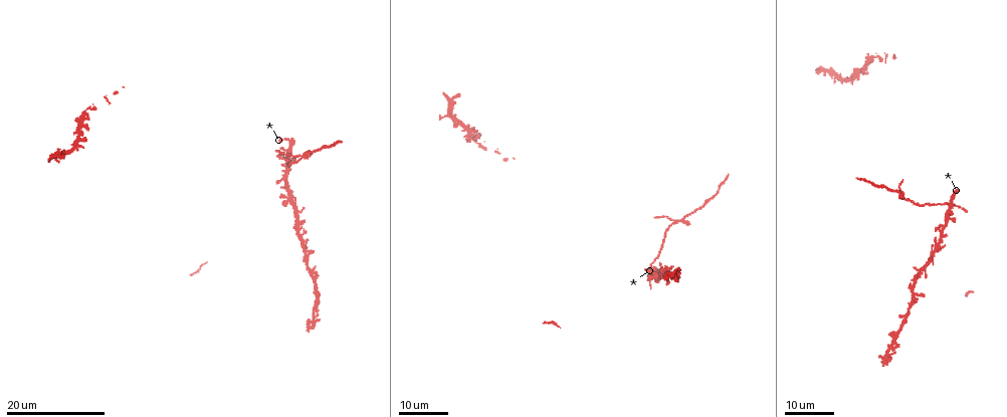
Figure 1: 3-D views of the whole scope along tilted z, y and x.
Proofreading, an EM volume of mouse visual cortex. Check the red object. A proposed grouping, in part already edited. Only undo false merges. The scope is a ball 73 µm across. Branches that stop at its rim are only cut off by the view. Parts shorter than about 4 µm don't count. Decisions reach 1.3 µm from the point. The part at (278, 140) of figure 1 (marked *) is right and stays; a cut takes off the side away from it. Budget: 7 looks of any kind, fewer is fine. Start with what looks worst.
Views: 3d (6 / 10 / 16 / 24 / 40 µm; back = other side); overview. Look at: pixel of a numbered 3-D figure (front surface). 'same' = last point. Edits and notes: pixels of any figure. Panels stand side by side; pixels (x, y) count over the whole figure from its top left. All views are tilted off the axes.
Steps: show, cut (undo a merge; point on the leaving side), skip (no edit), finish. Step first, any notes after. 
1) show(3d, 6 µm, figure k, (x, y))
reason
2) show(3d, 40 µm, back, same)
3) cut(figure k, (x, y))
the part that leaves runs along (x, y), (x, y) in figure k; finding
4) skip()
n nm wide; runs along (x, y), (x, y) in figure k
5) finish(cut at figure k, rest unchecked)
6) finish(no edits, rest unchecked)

show(3d, 16 µm, figure 1, (301, 156))
four or more arms meet

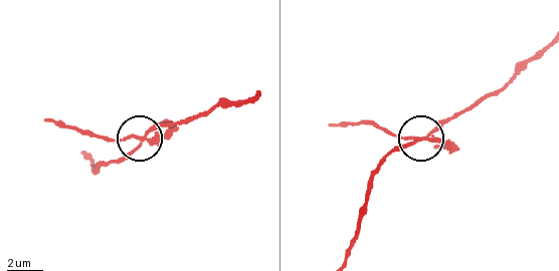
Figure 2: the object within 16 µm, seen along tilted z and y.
show(3d, 6 µm, figure 2, (141, 136))

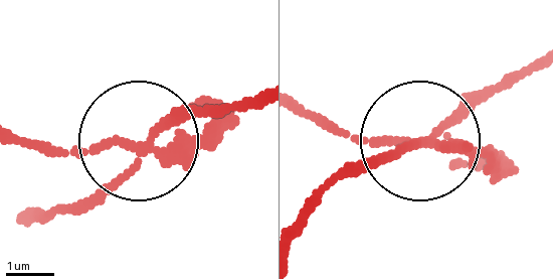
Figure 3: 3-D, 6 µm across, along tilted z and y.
cut(figure 3, (212, 129))
the part that leaves runs along (143, 148), (14, 133) in figure 3; two neurons meet here

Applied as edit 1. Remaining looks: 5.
show(3d, 16 µm, figure 1, (288, 200))
four or more arms meet

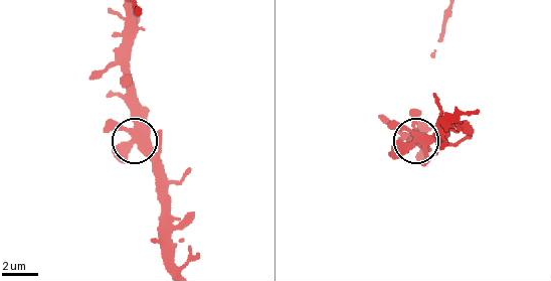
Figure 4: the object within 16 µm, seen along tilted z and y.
show(3d, 10 µm, figure 4, (134, 144))

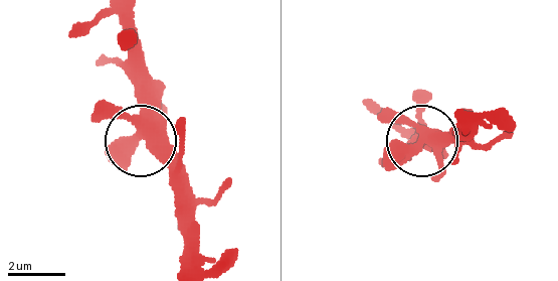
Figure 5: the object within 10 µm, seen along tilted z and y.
skip()
5 arms; continuous, no second neuron

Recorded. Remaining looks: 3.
show(3d, 16 µm, figure 1, (307, 255))
four-way junction

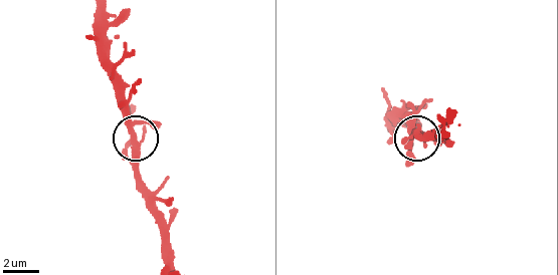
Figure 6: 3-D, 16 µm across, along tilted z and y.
show(3d, 10 µm, figure 6, (130, 132))

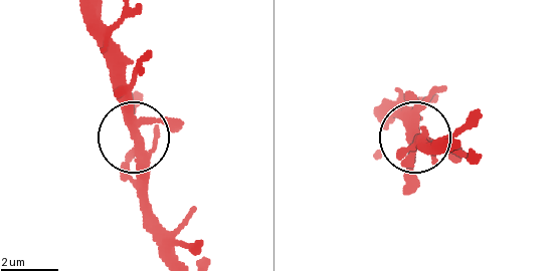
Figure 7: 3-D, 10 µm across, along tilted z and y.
skip()
4 arms; all the same neuron

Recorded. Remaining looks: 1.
finish(cut at figure 3, rest unchecked)

